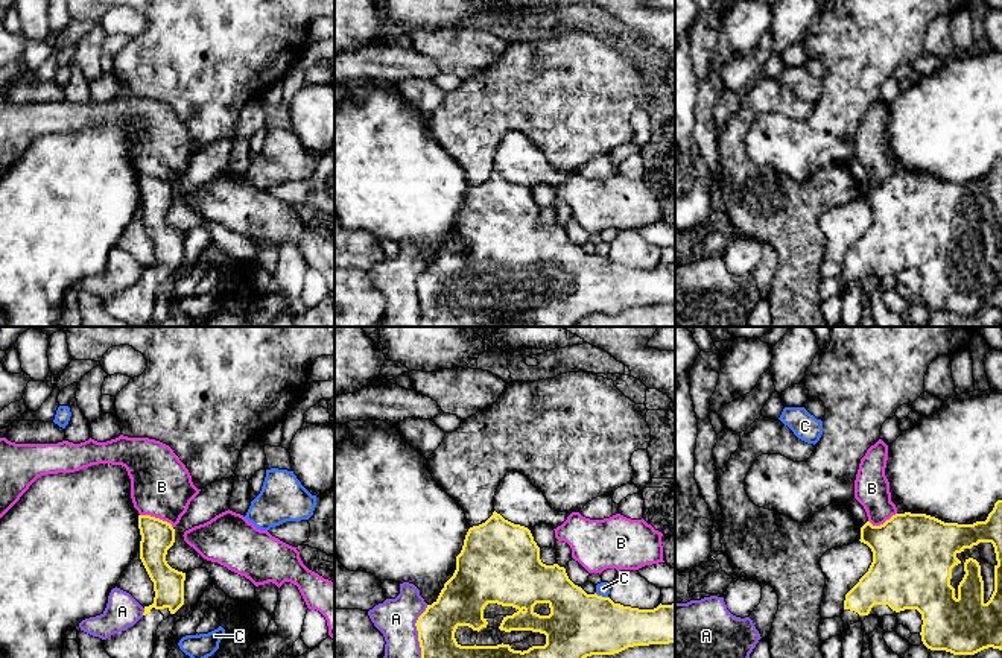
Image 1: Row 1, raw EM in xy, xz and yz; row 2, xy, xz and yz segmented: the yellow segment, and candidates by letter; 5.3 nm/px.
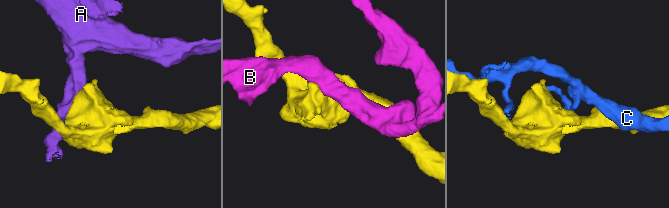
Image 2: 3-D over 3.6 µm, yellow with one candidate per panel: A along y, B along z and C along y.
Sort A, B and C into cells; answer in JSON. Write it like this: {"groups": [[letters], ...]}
{"groups": [["A"], ["B"], ["C"]]}

